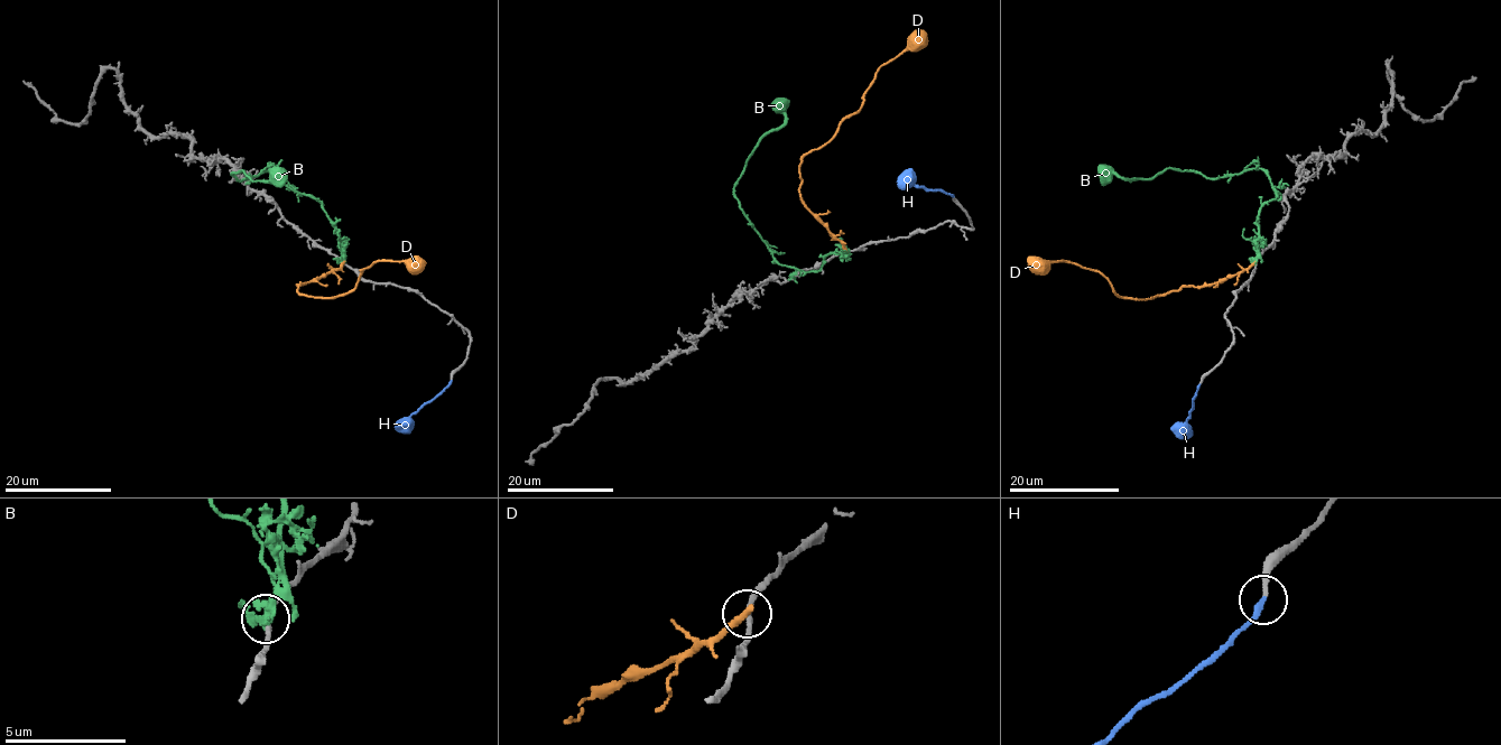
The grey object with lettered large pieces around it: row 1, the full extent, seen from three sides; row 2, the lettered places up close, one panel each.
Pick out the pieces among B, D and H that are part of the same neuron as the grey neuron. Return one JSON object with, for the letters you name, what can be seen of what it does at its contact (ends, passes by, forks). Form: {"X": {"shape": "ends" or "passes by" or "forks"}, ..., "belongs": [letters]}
{"H": {"shape": "ends"}, "belongs": ["H"]}

